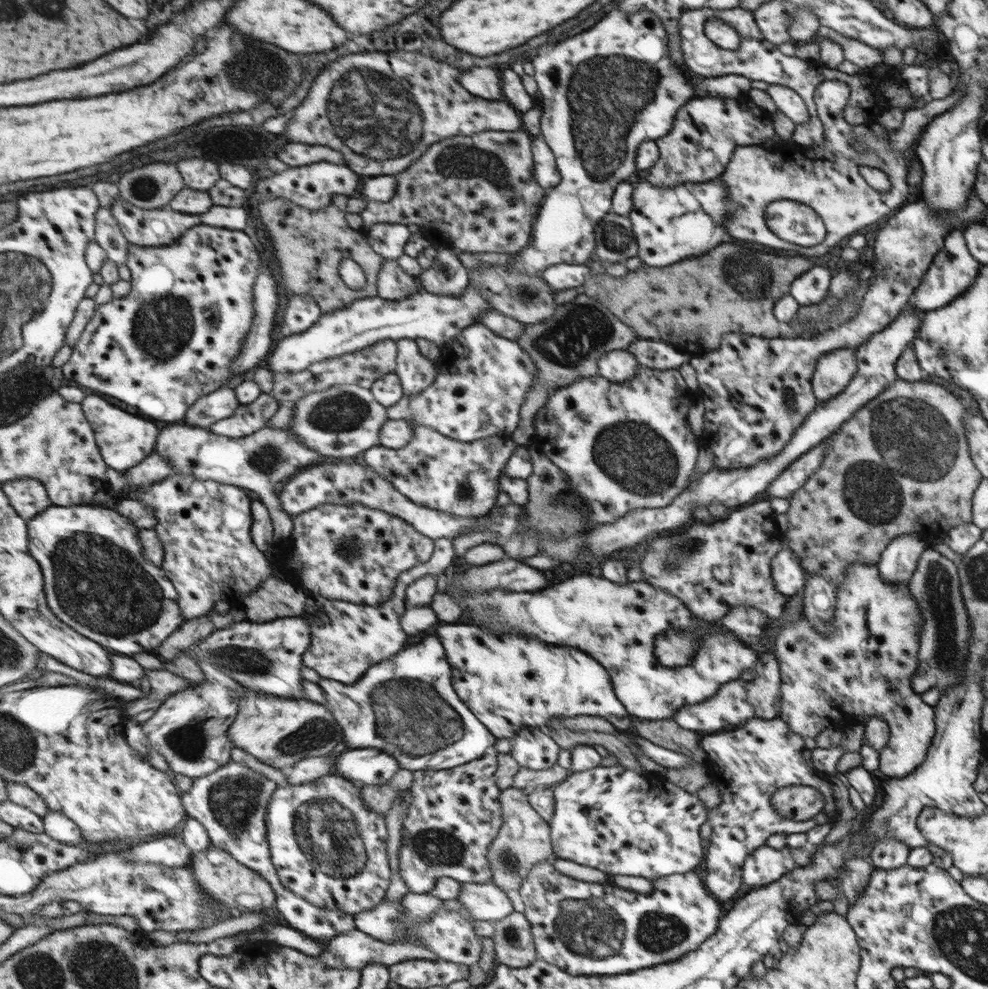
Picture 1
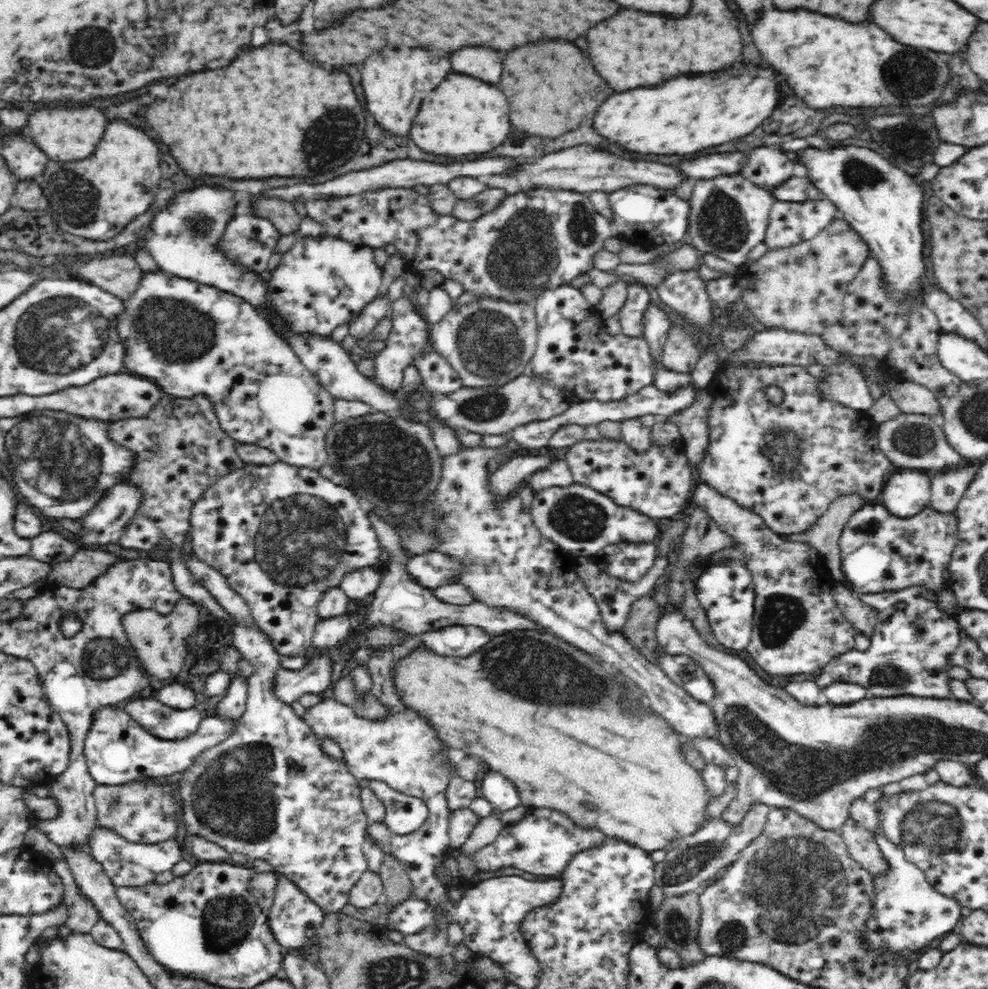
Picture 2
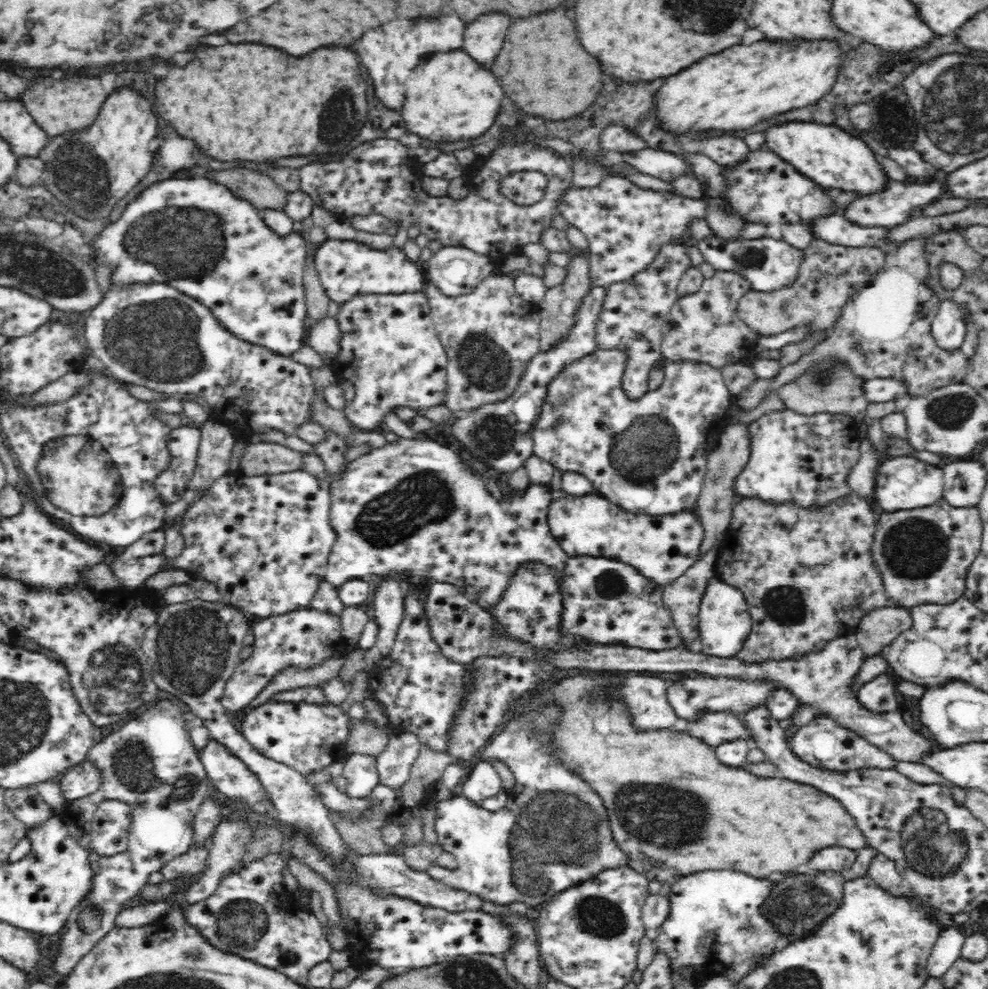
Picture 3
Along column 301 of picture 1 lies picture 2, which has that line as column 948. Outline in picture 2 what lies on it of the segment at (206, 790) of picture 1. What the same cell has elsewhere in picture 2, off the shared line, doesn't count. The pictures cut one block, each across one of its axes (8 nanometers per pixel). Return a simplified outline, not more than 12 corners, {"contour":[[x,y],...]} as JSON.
{"contour":[[873,835],[890,863],[874,877],[870,945],[915,956],[957,929],[963,907],[930,884],[888,837]]}

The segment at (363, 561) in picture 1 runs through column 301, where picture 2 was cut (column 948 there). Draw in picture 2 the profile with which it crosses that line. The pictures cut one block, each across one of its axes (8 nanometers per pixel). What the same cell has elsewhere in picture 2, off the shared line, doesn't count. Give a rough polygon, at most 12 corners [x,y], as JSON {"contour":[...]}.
{"contour":[[858,507],[839,536],[854,594],[946,588],[955,515]]}

